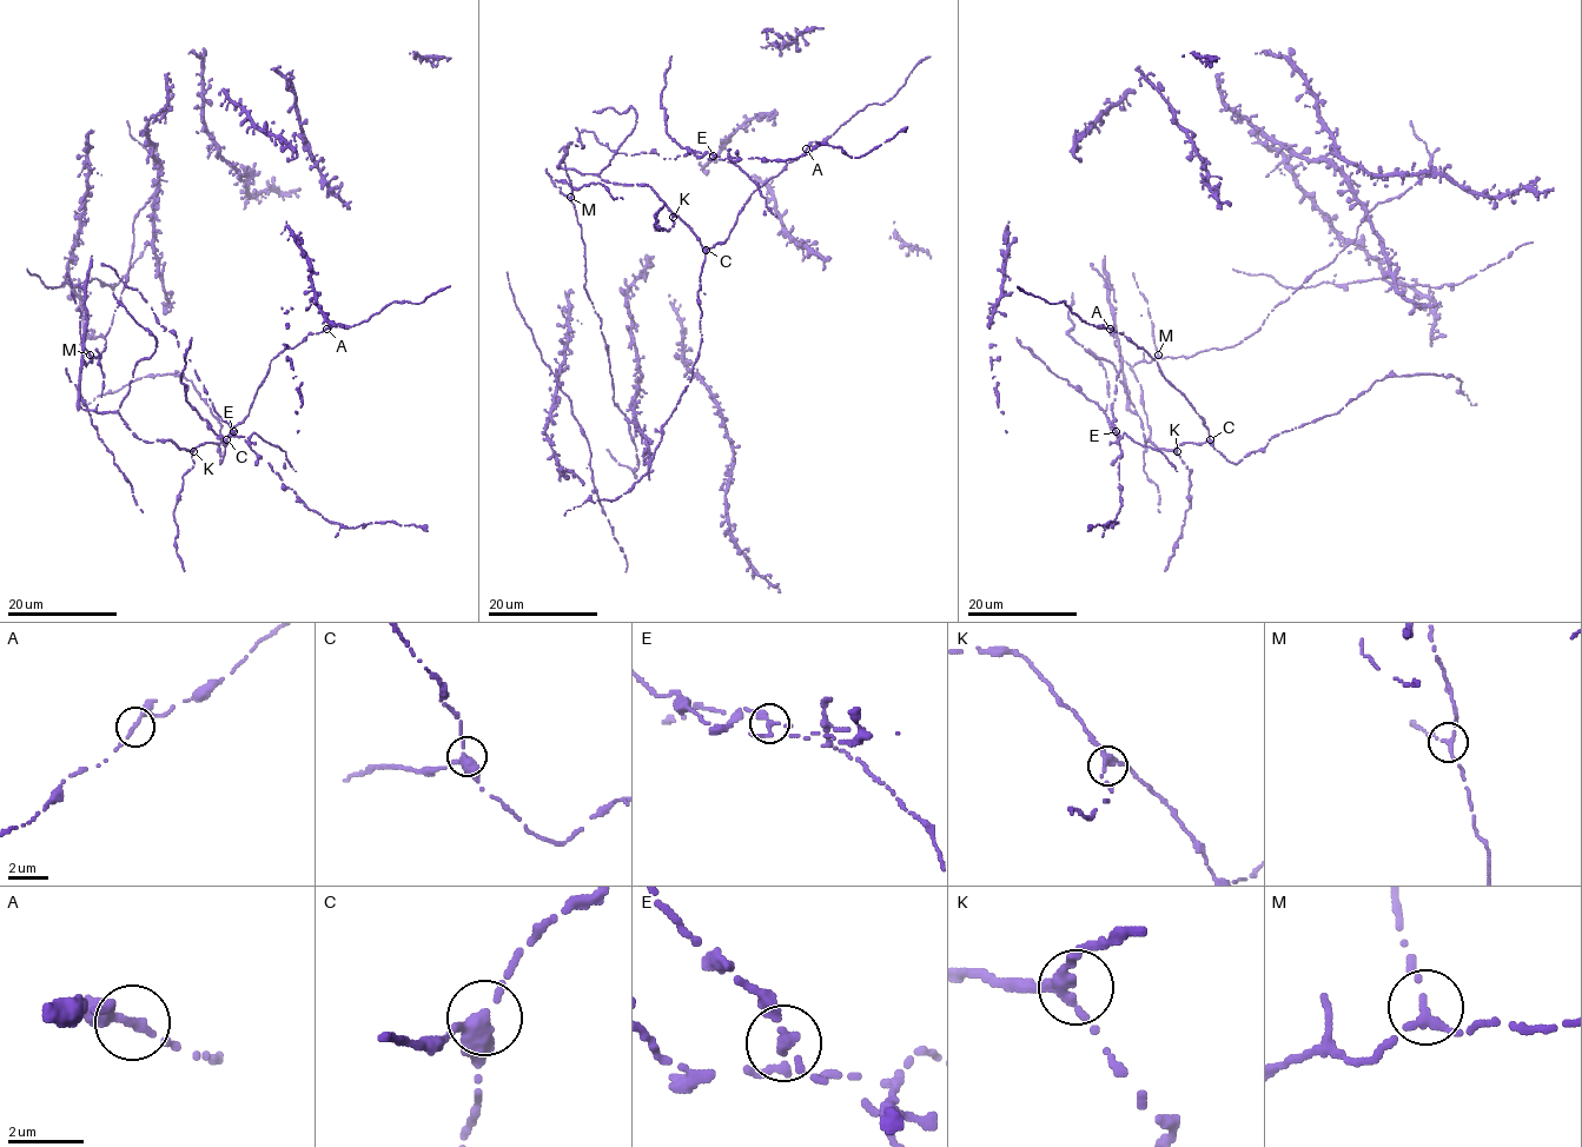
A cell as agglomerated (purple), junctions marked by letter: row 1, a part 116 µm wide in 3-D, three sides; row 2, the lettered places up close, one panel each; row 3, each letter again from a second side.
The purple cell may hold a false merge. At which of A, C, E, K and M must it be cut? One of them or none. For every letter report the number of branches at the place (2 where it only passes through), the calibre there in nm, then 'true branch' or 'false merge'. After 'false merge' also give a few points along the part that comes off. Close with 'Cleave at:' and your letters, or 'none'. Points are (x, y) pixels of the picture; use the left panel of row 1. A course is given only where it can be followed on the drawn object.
A: 3 | 200 nm | true branch
C: 3 | 300 nm | true branch
E: 3 | 200 nm | false merge | (233, 431), (231, 436), (218, 436), (186, 400), (180, 373), (192, 338)
K: 3 | 240 nm | true branch
M: 3 | 200 nm | true branch
Cleave at: E

